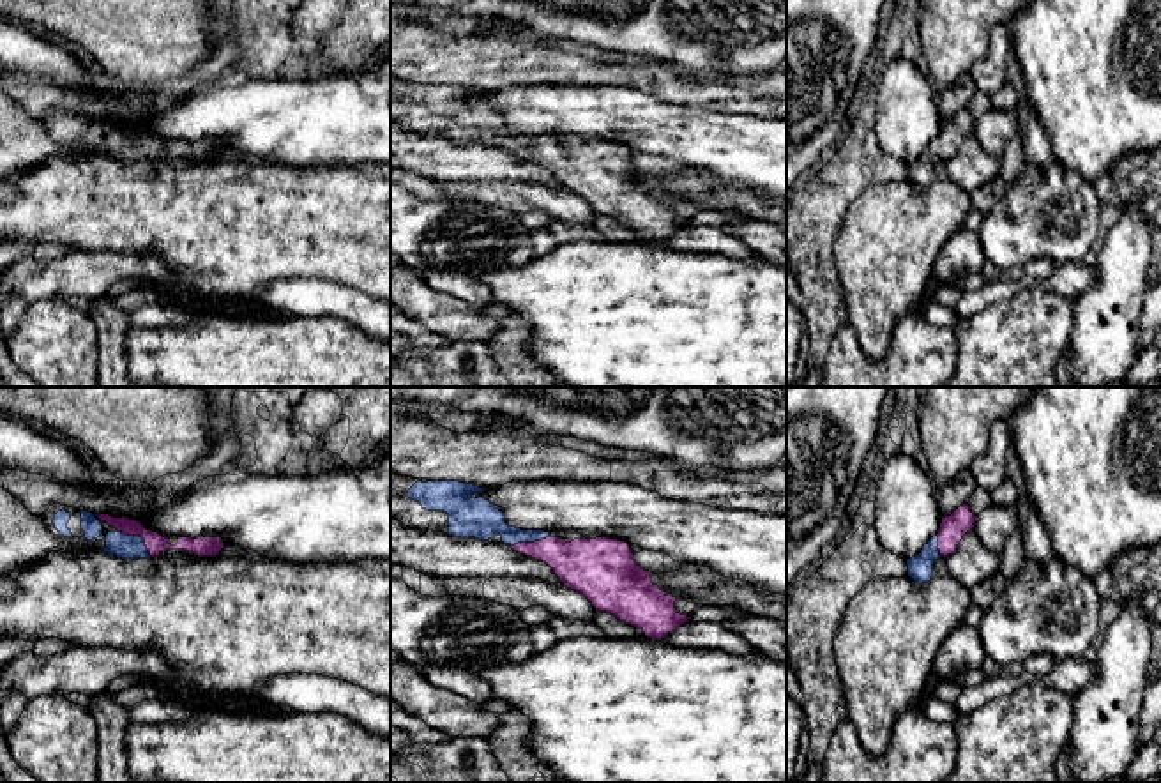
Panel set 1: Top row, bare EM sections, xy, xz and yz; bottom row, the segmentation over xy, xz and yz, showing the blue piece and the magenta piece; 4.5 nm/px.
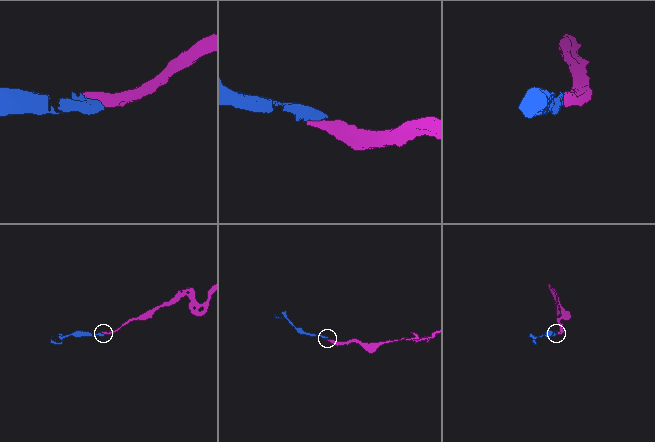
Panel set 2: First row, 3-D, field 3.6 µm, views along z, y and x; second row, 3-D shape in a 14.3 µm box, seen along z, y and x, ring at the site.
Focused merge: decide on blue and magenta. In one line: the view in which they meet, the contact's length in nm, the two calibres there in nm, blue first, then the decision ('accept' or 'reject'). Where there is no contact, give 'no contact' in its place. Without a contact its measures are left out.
xy | 190 nm | 110/90 nm | accept

